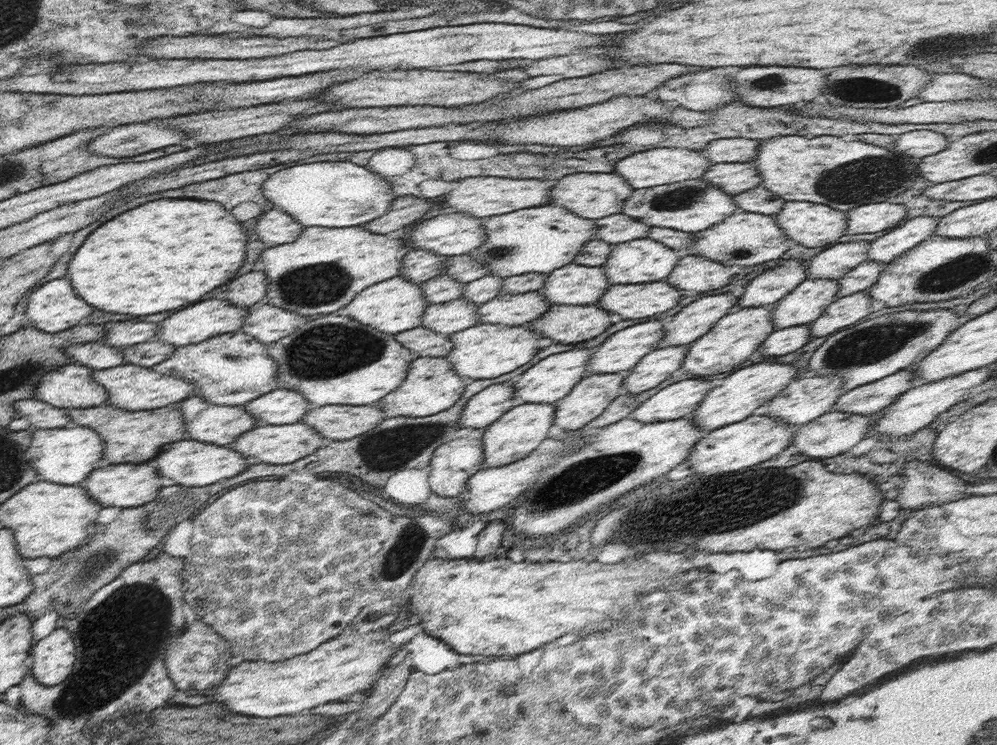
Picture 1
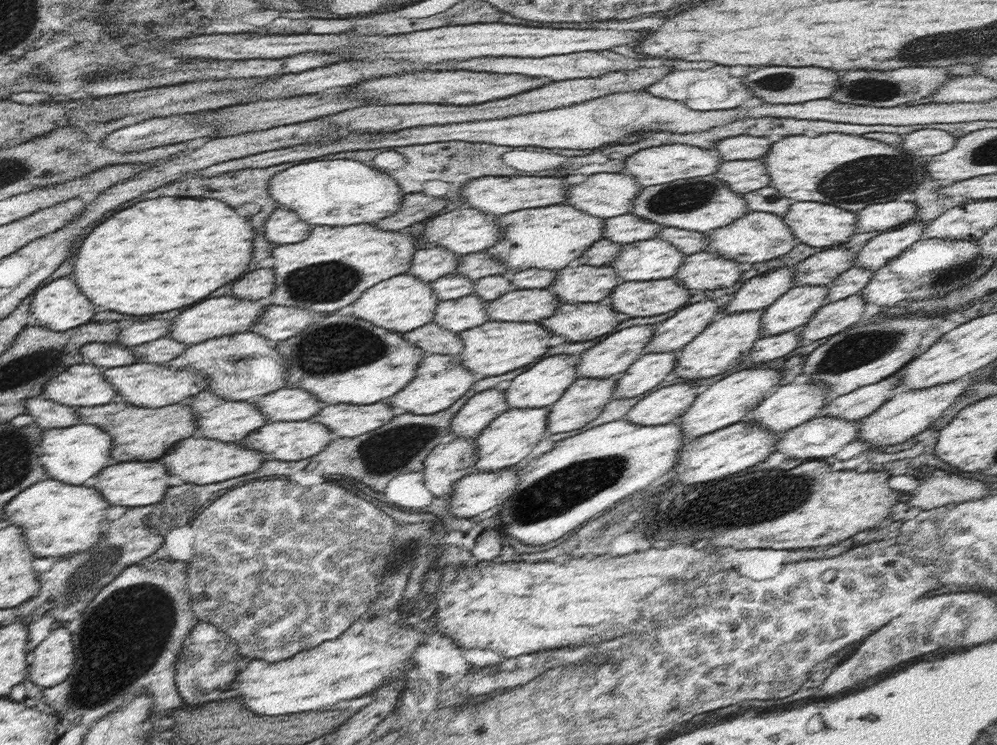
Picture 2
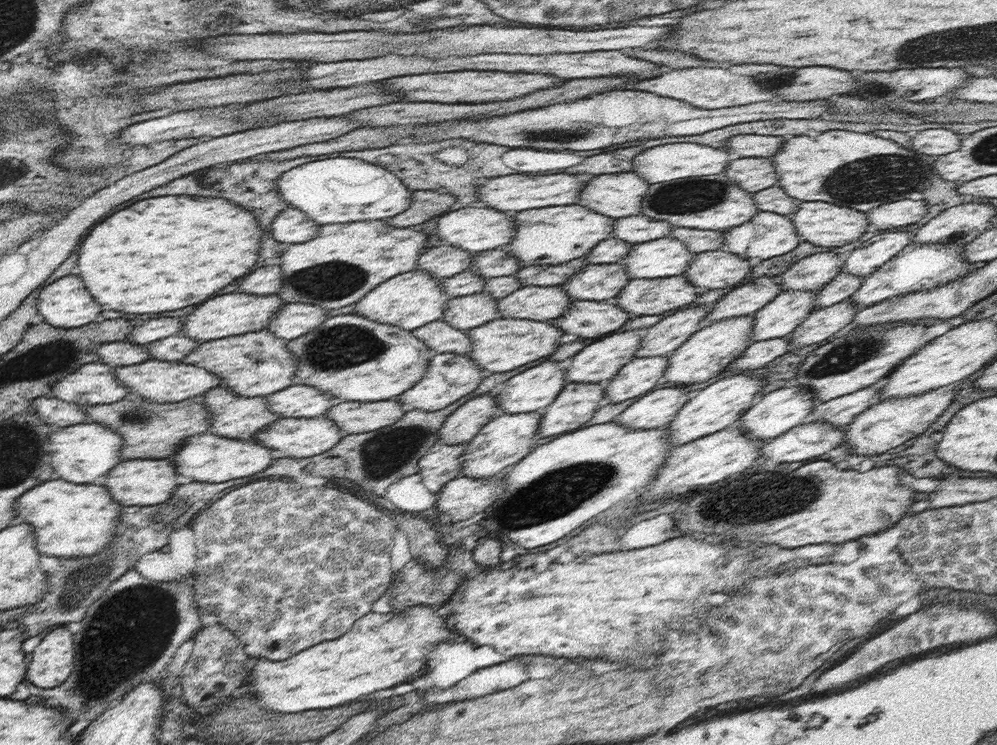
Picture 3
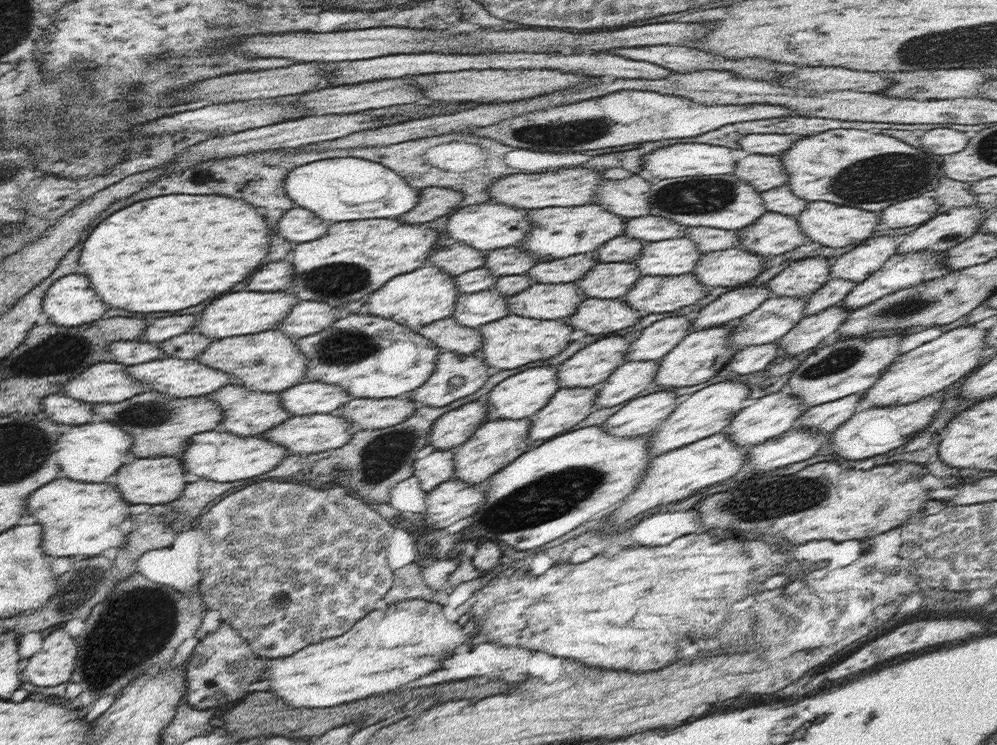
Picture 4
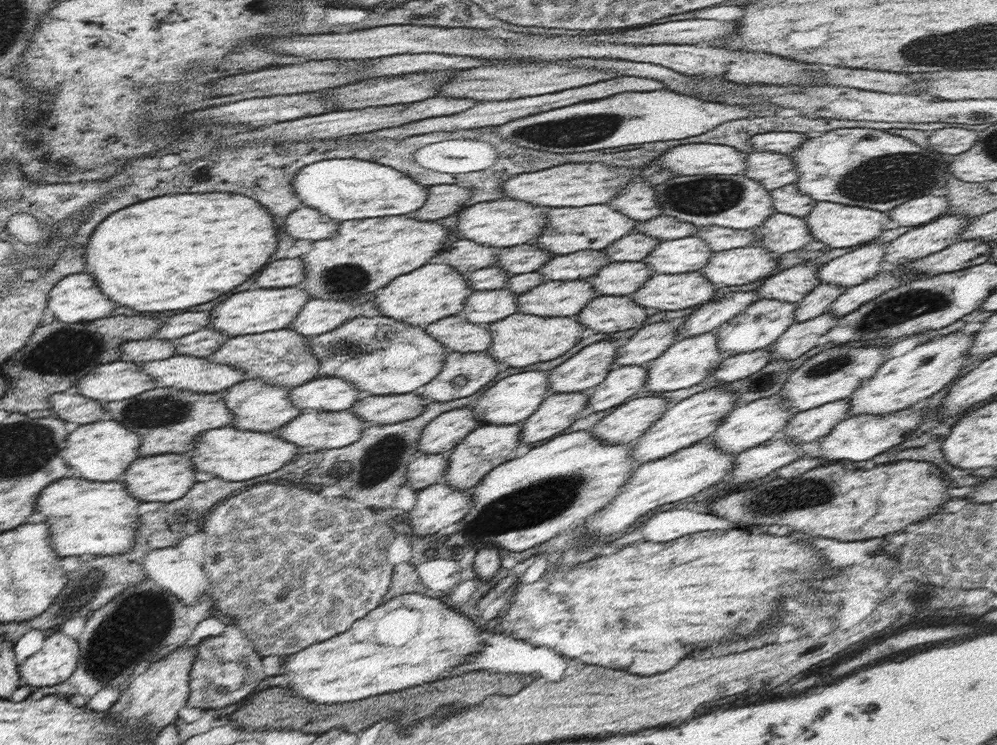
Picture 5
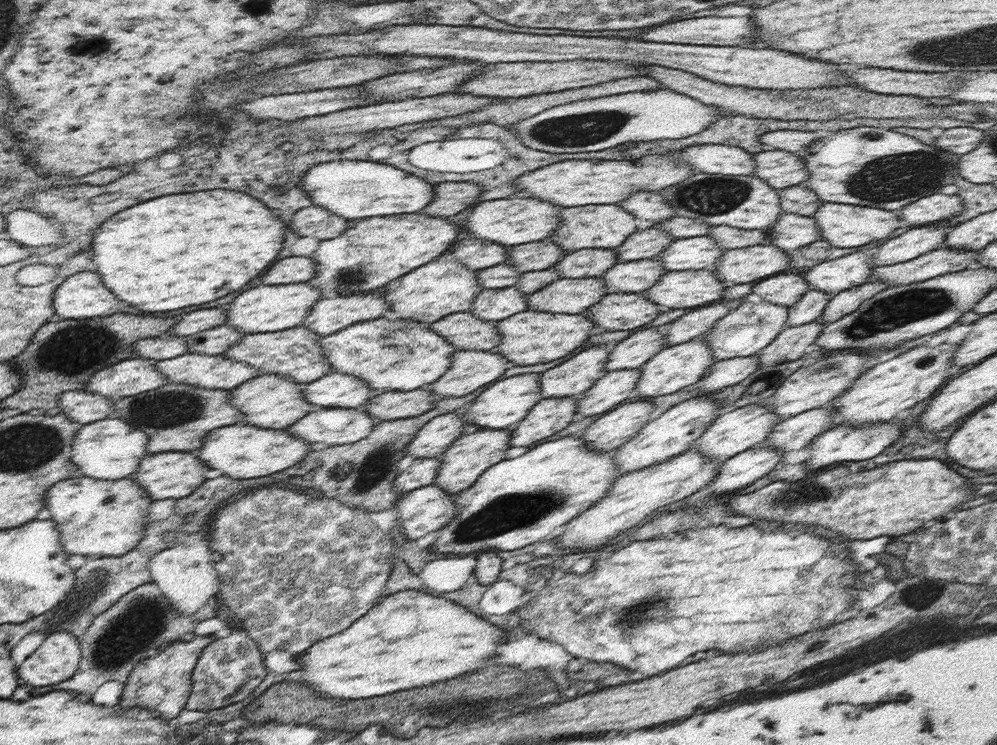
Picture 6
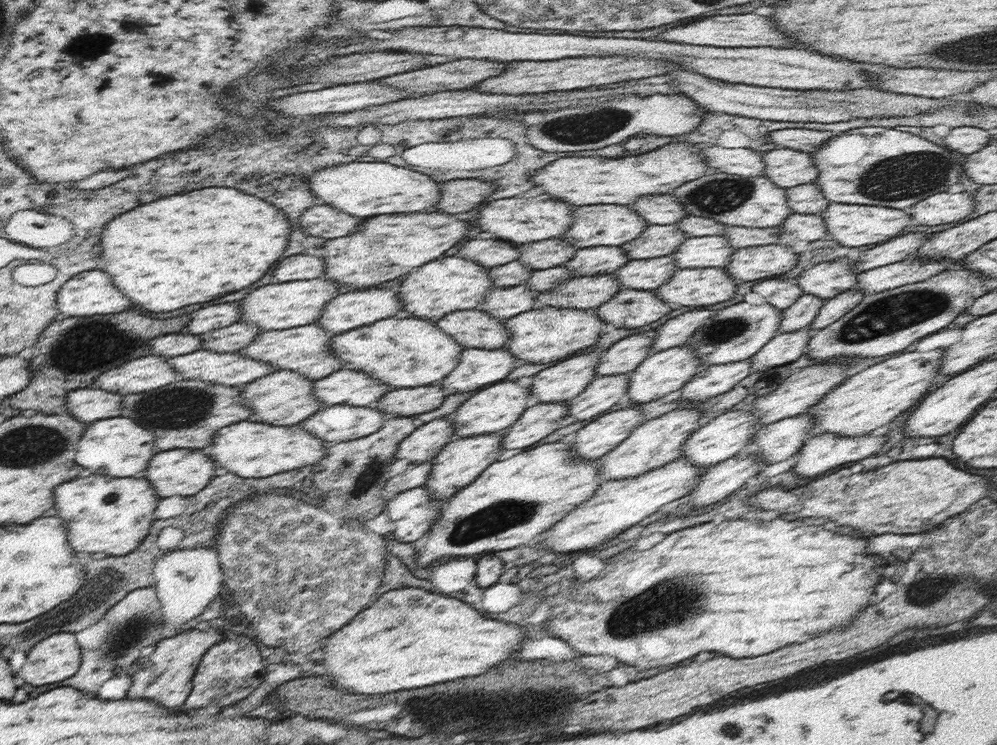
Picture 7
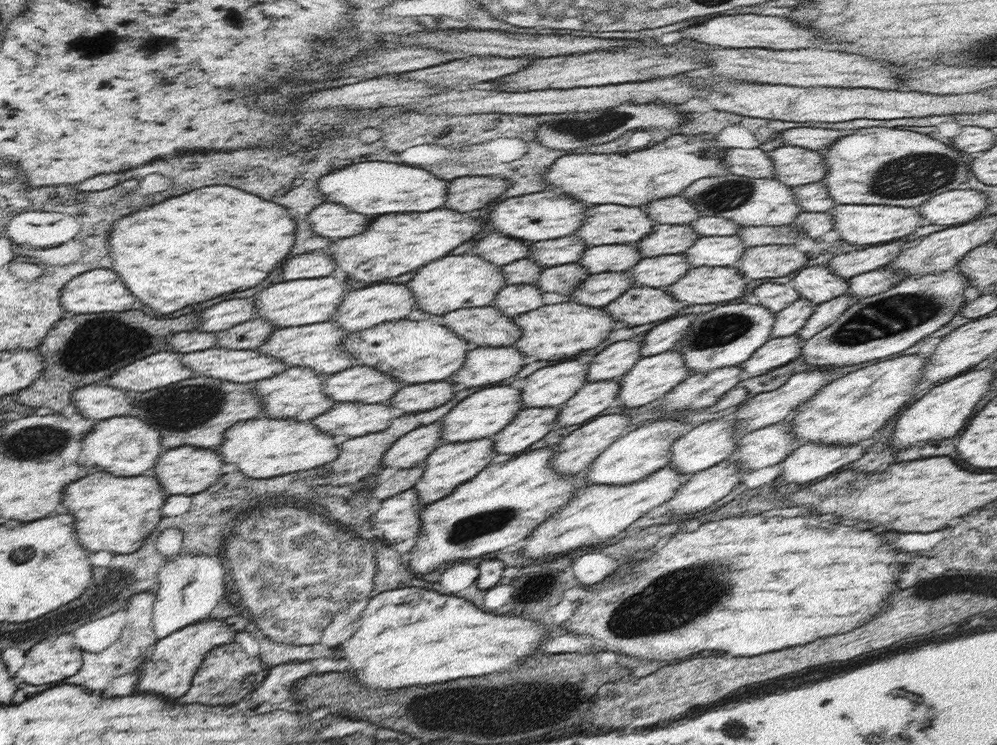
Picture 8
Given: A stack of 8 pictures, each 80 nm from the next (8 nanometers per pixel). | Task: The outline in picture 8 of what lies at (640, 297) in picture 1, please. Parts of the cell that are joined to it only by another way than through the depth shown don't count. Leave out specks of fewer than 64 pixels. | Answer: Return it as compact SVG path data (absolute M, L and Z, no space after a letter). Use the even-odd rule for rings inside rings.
M738 266L690 267L669 286L669 293L684 306L728 303L745 295L746 284Z

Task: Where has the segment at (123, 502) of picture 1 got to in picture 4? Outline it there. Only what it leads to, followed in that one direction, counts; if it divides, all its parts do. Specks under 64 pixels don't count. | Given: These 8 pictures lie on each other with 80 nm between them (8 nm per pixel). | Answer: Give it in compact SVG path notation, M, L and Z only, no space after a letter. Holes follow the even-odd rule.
M162 456L162 458L136 458L130 464L122 464L116 472L116 482L118 490L122 492L124 500L130 504L164 504L176 500L184 486L184 468L178 458L172 456Z

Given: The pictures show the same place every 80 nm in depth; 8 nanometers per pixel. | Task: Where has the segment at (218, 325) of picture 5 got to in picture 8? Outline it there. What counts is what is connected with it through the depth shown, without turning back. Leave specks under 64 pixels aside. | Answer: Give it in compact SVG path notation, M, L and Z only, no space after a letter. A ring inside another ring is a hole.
M338 273L320 278L299 278L272 284L254 298L257 316L282 328L314 324L330 320L341 300L350 292L345 277Z

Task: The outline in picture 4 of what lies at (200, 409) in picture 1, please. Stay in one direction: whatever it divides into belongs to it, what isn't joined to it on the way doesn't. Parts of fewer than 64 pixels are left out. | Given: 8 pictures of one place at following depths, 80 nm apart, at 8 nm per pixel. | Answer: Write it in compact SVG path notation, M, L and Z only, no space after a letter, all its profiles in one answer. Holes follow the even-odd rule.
M230 382L224 388L216 391L213 396L218 403L218 407L220 407L220 411L224 413L220 429L238 436L261 435L292 416L282 407L282 394L278 392L260 393L248 391L244 385L232 384Z

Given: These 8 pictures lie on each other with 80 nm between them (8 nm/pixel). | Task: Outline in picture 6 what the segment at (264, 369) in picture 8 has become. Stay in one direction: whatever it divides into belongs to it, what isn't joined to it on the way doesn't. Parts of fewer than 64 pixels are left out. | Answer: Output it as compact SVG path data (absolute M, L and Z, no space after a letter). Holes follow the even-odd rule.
M186 352L176 358L155 361L156 368L165 374L169 383L181 383L201 387L204 389L221 389L233 391L240 384L258 376L255 368L245 362L230 360L222 355L210 356L209 354L198 354L197 352Z

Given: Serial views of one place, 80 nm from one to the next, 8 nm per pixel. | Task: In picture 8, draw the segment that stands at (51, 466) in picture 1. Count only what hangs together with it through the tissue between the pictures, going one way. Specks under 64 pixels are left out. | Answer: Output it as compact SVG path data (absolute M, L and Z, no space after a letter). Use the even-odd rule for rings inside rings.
M114 416L98 422L88 435L84 437L81 460L90 460L96 466L104 468L104 472L112 472L116 476L138 476L148 472L154 466L156 458L164 450L160 448L160 434L144 420L136 420L132 416Z

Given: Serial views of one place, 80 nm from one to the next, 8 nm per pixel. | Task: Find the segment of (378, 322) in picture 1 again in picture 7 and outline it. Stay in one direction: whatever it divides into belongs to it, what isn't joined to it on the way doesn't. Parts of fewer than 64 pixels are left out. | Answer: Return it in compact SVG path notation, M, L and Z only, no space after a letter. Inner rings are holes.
M458 254L431 260L400 284L399 295L403 310L414 314L416 318L437 323L448 313L479 308L487 292L494 287L490 275L488 268Z

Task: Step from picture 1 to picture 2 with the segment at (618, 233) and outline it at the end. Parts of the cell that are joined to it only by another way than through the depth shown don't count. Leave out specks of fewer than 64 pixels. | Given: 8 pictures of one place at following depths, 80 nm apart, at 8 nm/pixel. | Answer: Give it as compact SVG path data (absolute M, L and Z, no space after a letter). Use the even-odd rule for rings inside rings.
M630 212L605 219L603 237L623 245L654 238L662 227L664 226L661 224L646 220Z

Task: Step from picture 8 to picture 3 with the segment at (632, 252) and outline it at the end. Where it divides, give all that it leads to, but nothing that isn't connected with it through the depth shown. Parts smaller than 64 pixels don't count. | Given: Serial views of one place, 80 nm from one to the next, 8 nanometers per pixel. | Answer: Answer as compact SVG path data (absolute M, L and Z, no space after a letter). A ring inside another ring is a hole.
M581 256L566 264L522 267L515 275L524 287L556 286L564 284L568 277L580 272L586 265L586 257Z

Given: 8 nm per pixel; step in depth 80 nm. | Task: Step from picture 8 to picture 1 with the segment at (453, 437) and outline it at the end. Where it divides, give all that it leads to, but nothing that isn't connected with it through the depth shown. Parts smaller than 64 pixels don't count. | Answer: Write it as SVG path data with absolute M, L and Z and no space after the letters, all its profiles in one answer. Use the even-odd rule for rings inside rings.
M595 348L568 349L566 352L551 354L540 362L533 364L522 376L518 376L517 382L512 385L514 398L517 404L524 403L550 403L555 404L558 400L568 396L574 386L587 375L589 360L592 358Z

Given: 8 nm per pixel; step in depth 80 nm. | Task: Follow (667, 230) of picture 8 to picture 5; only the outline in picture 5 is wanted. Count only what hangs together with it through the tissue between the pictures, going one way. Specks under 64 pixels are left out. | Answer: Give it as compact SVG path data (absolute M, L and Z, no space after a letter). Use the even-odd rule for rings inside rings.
M632 231L605 248L609 262L642 261L660 242L657 238Z

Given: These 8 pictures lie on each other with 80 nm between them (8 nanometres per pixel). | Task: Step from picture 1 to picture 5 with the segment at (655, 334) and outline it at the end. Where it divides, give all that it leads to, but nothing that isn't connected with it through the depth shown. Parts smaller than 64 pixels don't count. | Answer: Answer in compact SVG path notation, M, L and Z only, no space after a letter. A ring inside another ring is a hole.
M612 340L584 347L549 371L548 394L590 392L608 376L617 350L618 346Z

